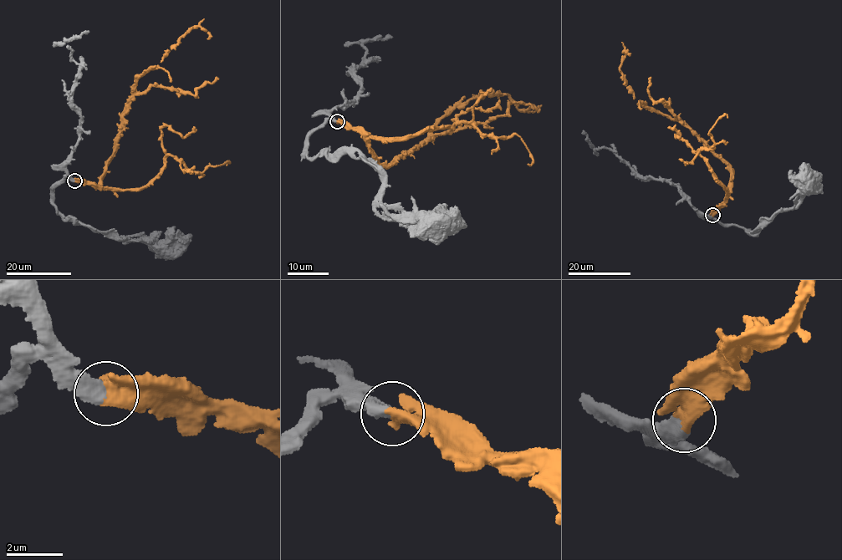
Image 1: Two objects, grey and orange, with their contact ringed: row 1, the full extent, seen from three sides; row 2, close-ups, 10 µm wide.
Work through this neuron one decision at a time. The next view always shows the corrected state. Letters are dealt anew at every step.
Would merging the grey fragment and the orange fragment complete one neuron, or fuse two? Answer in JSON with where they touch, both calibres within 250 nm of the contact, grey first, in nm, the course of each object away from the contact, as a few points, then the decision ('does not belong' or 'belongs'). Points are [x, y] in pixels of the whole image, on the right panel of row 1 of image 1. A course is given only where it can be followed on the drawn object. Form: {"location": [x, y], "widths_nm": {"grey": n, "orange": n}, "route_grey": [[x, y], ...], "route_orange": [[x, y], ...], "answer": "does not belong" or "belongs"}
{"location": [712, 215], "widths_nm": {"grey": 500, "orange": 600}, "route_grey": [[712, 215], [756, 235], [756, 229], [779, 211], [793, 208], [798, 196], [814, 187], [811, 184]], "route_orange": [[712, 215], [725, 202], [730, 169], [689, 127], [638, 101], [620, 69], [625, 56], [623, 50], [629, 56]], "answer": "belongs"}

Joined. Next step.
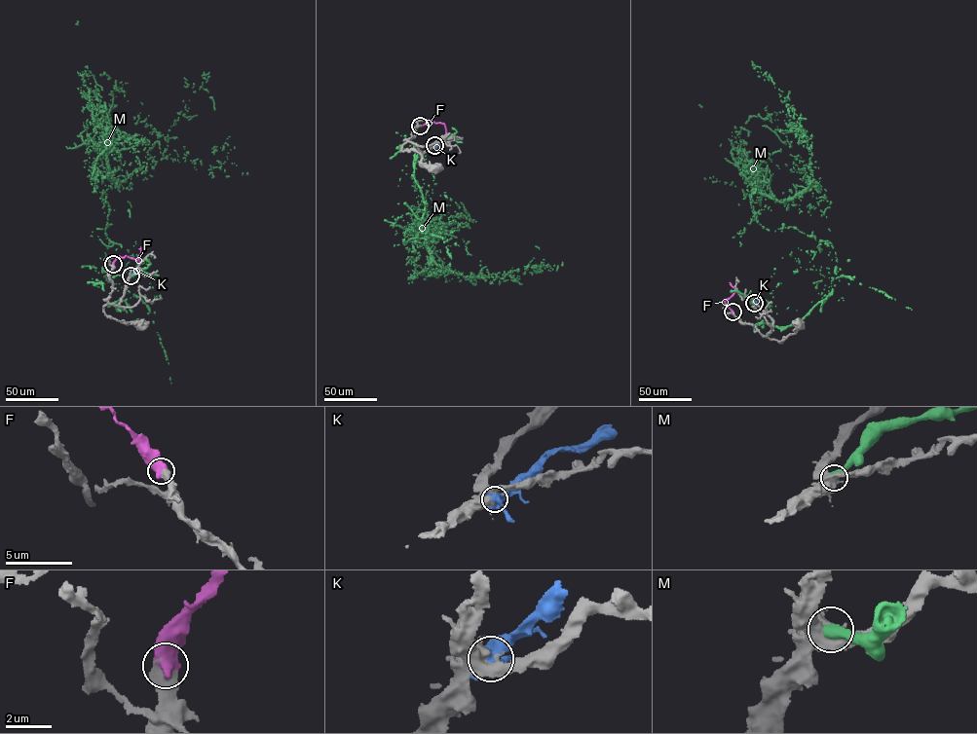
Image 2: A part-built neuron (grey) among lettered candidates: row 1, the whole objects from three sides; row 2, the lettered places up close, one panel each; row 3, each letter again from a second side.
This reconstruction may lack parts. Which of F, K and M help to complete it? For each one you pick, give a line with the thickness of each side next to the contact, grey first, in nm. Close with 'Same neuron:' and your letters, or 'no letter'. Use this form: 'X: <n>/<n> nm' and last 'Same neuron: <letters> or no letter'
F: 600/750 nm
Same neuron: F

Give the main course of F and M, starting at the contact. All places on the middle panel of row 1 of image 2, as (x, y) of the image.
F: (420, 126), (431, 122), (442, 123), (447, 134), (450, 133)
M: (434, 145), (414, 157), (425, 211), (408, 252), (413, 206), (448, 273), (542, 270)

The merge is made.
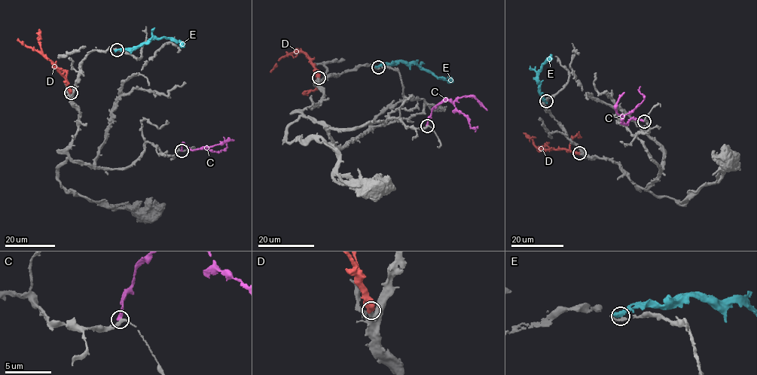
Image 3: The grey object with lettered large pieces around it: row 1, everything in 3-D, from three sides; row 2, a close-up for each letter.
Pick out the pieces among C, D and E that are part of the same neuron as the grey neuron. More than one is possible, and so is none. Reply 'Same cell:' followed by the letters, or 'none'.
Same cell: D

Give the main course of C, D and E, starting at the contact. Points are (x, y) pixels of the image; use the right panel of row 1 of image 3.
C: (645, 121), (632, 119), (625, 124), (622, 120), (643, 101), (644, 98), (639, 90), (640, 86)
D: (579, 153), (564, 149), (539, 149), (549, 143)
E: (546, 101), (539, 92), (537, 77), (540, 68), (548, 57), (550, 62)

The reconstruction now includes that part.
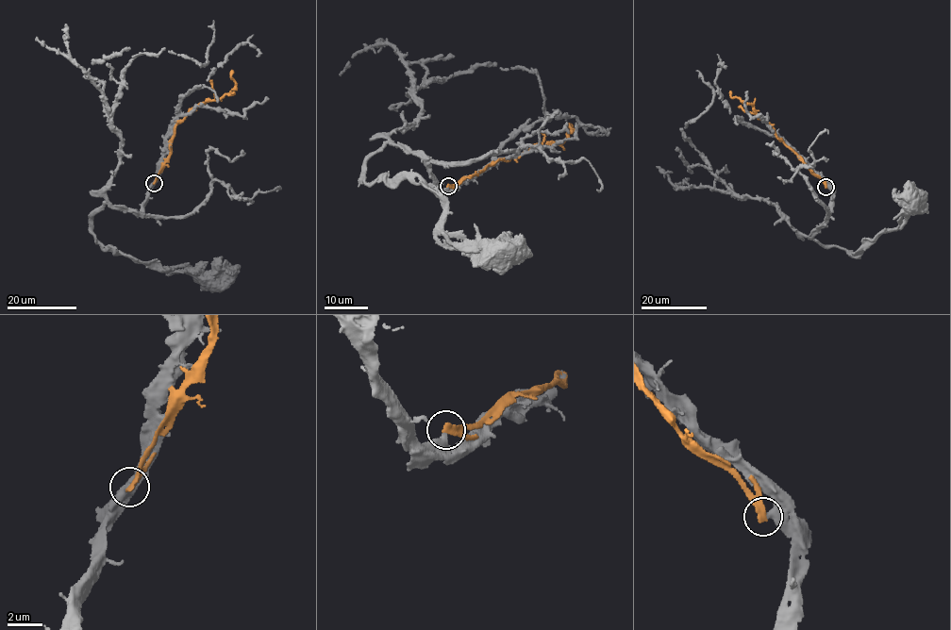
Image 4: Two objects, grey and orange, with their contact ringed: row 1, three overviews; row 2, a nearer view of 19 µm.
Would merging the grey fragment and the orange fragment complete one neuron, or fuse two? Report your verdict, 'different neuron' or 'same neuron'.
different neuron

